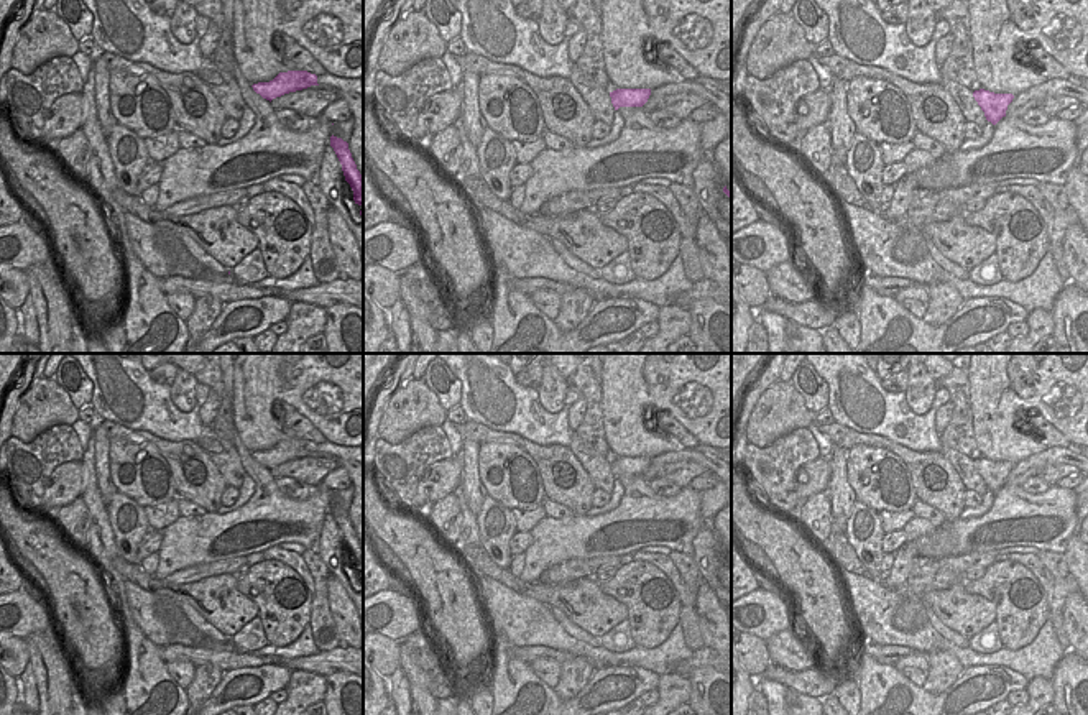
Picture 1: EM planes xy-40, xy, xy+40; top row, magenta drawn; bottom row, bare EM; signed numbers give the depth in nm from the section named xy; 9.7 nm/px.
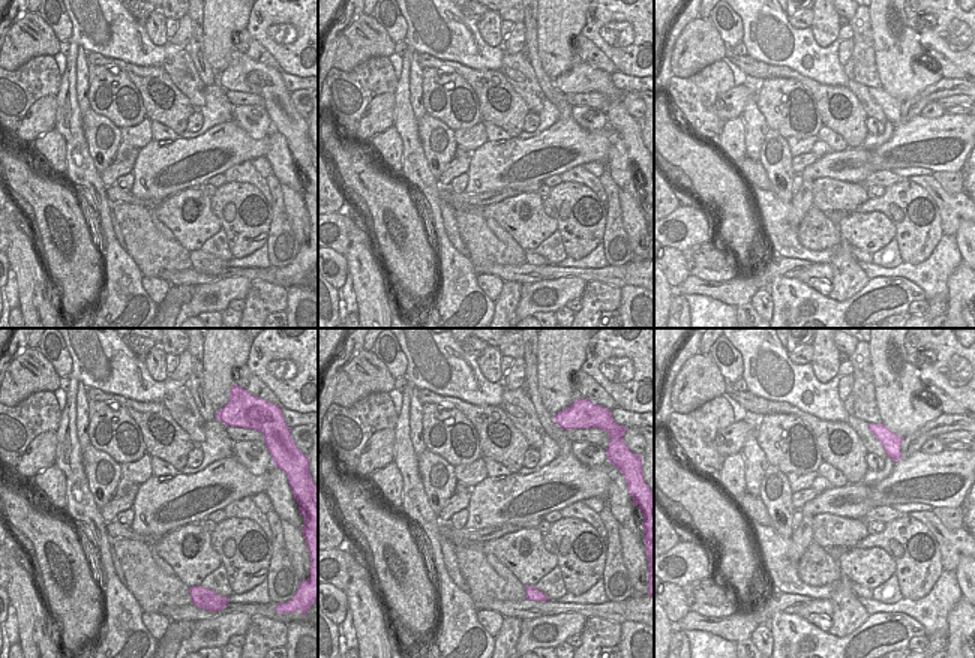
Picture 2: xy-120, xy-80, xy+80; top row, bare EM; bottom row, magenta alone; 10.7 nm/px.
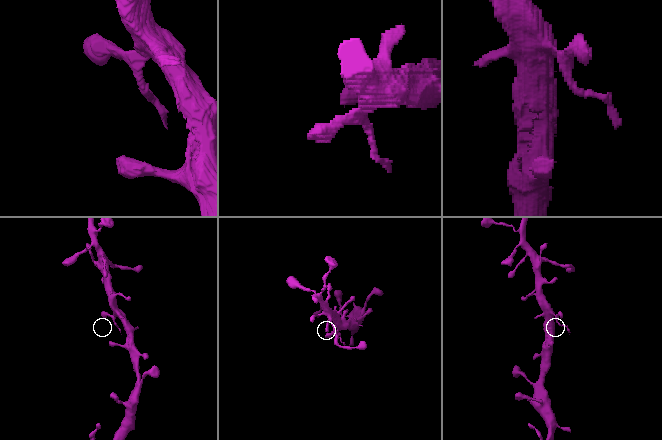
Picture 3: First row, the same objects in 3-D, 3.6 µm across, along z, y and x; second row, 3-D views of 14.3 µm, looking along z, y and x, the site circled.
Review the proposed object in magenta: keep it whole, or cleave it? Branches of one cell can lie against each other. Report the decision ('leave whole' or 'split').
leave whole

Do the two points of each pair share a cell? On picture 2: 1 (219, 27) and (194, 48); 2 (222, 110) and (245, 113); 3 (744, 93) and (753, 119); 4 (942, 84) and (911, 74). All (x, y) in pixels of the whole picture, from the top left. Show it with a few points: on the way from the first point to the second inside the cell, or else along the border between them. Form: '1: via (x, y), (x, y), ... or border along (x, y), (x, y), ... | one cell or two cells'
1: border along (201, 15), (203, 54), (216, 74) | two cells
2: border along (231, 107), (233, 117) | two cells
3: border along (755, 93), (740, 116) | two cells
4: border along (942, 77), (906, 101) | two cells

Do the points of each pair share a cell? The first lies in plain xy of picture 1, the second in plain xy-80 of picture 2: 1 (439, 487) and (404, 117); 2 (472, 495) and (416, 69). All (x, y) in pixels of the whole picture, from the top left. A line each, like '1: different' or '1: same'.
1: different
2: same

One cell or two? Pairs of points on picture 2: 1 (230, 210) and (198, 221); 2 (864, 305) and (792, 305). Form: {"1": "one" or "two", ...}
{"1": "two", "2": "one"}

